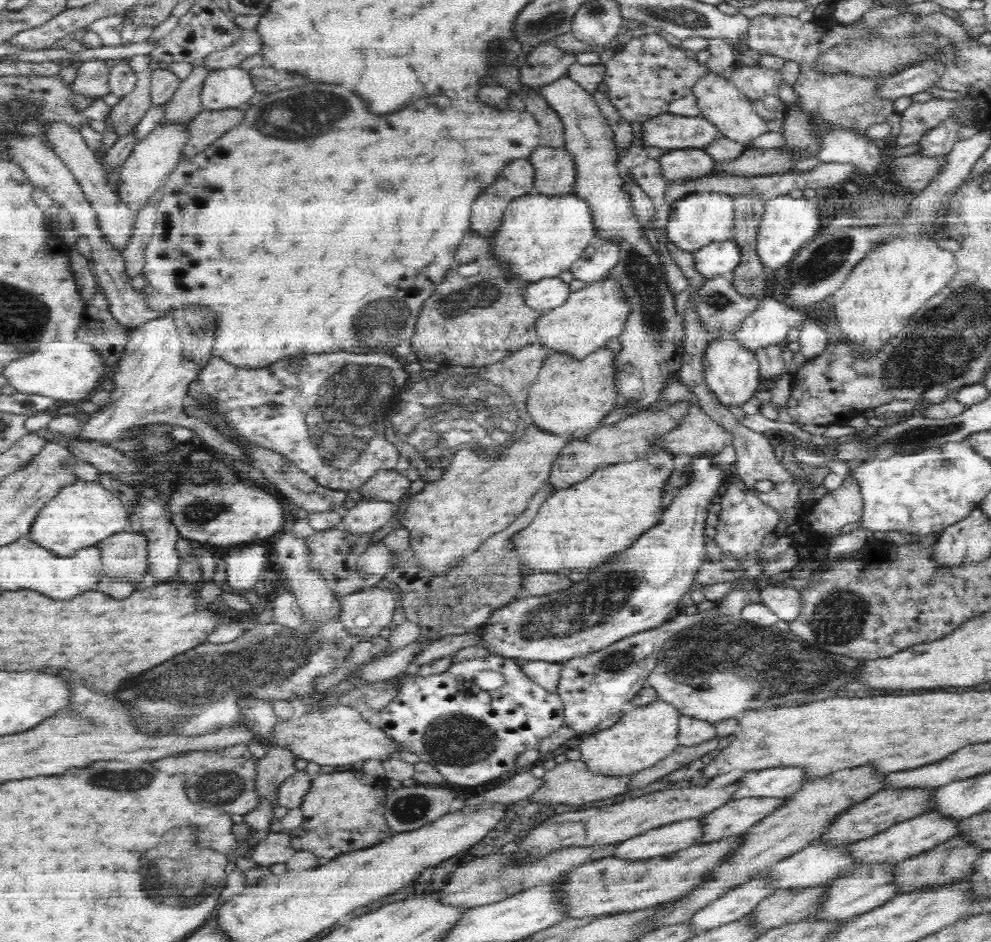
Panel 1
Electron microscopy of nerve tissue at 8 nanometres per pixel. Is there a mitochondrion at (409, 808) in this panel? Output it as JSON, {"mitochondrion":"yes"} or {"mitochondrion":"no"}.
{"mitochondrion":"yes"}

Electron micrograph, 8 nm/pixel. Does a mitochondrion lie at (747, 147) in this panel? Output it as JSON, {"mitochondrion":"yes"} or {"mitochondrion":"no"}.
{"mitochondrion":"no"}

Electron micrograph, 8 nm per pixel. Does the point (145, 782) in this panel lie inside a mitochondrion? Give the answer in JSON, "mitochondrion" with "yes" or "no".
{"mitochondrion":"yes"}

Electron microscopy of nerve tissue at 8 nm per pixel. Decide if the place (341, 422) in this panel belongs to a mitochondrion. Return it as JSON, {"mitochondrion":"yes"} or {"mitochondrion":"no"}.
{"mitochondrion":"yes"}

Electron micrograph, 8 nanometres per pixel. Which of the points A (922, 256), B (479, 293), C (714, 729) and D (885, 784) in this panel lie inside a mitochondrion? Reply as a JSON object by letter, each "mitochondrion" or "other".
{"A":"other","B":"mitochondrion","C":"other","D":"other"}

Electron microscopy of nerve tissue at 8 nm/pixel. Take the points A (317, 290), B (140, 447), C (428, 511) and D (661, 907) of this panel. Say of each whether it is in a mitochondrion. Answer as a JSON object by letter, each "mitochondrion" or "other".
{"A":"other","B":"mitochondrion","C":"other","D":"other"}

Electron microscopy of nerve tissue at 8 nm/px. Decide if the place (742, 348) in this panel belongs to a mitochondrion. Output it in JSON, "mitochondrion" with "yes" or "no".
{"mitochondrion":"no"}

